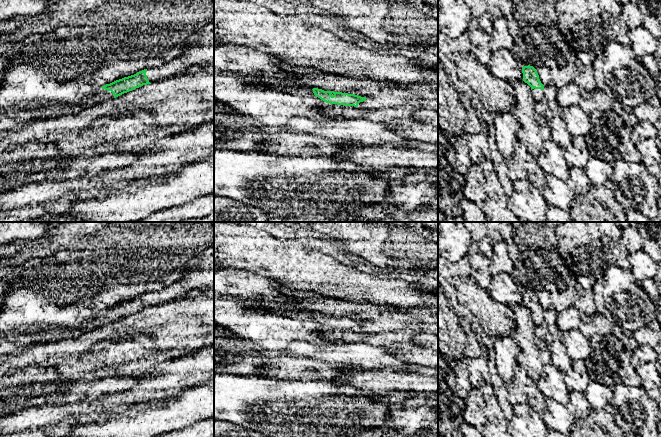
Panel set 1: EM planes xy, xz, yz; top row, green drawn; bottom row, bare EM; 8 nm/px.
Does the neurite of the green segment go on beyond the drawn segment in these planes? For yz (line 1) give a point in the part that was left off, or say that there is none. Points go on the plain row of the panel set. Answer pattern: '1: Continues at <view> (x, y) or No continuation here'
1: Continues at yz (538, 319)

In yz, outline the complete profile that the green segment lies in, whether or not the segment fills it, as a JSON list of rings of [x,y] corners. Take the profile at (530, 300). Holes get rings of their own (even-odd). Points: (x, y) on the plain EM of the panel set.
[[[524,290],[522,291],[523,305],[527,307],[532,313],[533,322],[536,325],[541,325],[544,323],[544,309],[539,303],[537,294],[533,290]]]

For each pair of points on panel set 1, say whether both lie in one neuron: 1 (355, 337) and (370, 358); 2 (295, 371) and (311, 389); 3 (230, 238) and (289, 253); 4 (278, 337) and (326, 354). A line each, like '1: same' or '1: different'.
1: different
2: different
3: same
4: different

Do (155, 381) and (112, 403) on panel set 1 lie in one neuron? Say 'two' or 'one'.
one

